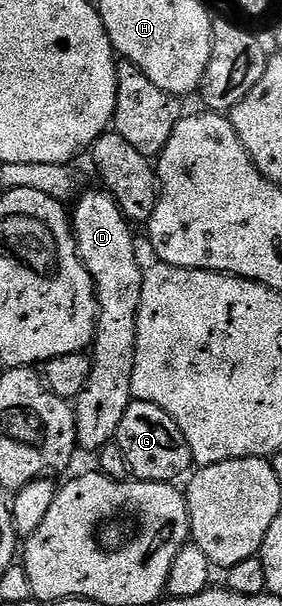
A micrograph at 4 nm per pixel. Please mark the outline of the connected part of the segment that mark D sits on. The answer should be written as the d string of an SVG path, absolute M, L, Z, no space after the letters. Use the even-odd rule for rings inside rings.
M97 188L85 198L79 198L75 199L76 207L71 207L70 221L76 236L76 253L96 283L98 313L96 337L90 347L92 371L82 392L74 400L76 441L81 451L99 452L115 439L118 424L122 424L126 408L134 401L132 377L136 355L136 313L142 300L144 270L136 259L133 227L111 194Z

